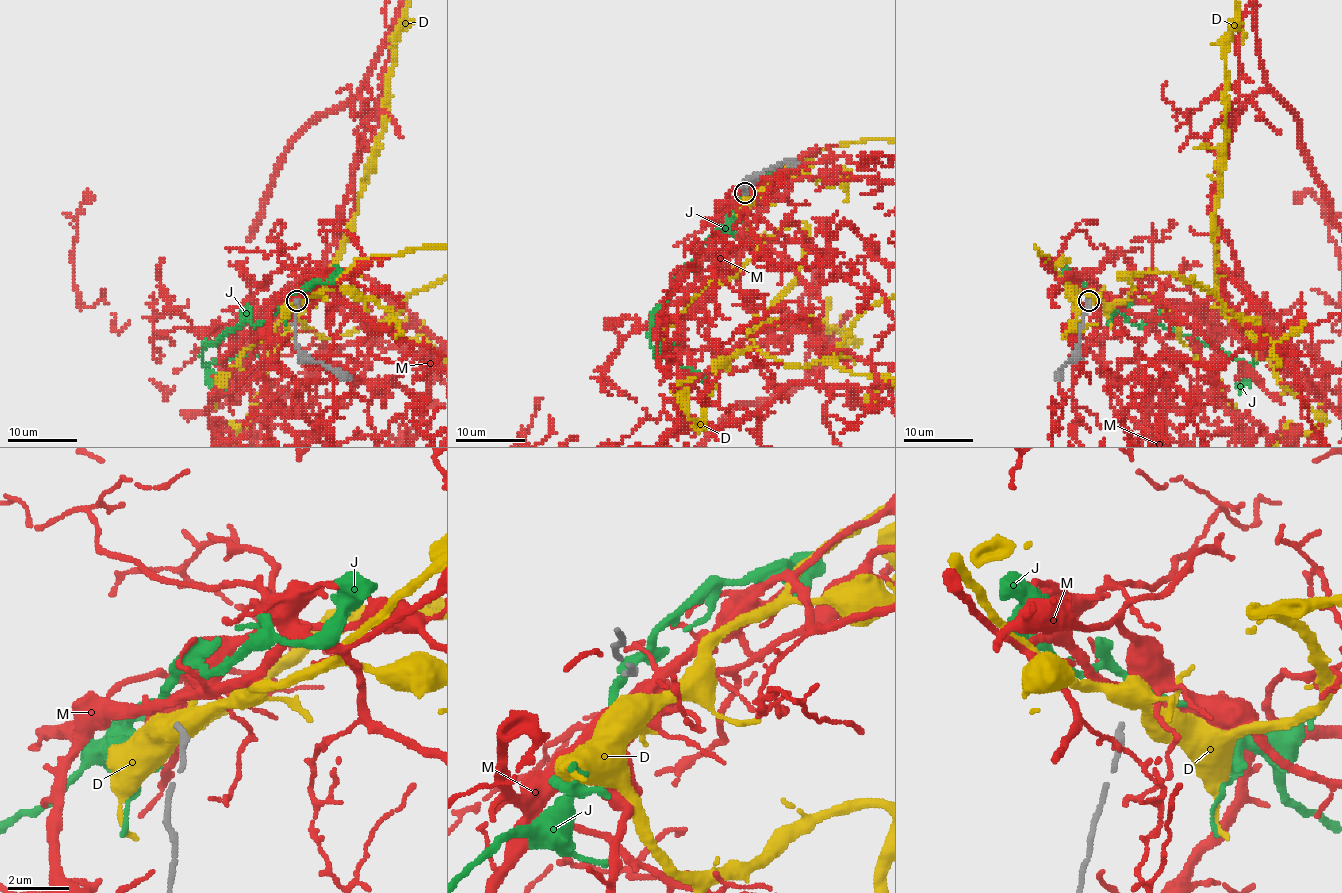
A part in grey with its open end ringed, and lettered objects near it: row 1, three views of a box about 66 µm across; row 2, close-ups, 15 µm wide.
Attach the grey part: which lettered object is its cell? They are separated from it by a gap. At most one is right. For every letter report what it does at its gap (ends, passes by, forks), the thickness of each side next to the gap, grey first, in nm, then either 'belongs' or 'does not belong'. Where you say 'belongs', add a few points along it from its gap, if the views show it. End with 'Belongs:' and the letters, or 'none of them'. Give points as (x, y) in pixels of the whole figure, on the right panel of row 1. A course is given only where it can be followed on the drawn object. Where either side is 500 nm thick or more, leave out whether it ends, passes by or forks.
D: it passes by | 240/480 nm | does not belong
J: it passes by | 240/280 nm | does not belong
M: it passes by | 240/360 nm | does not belong
Belongs: none of them

